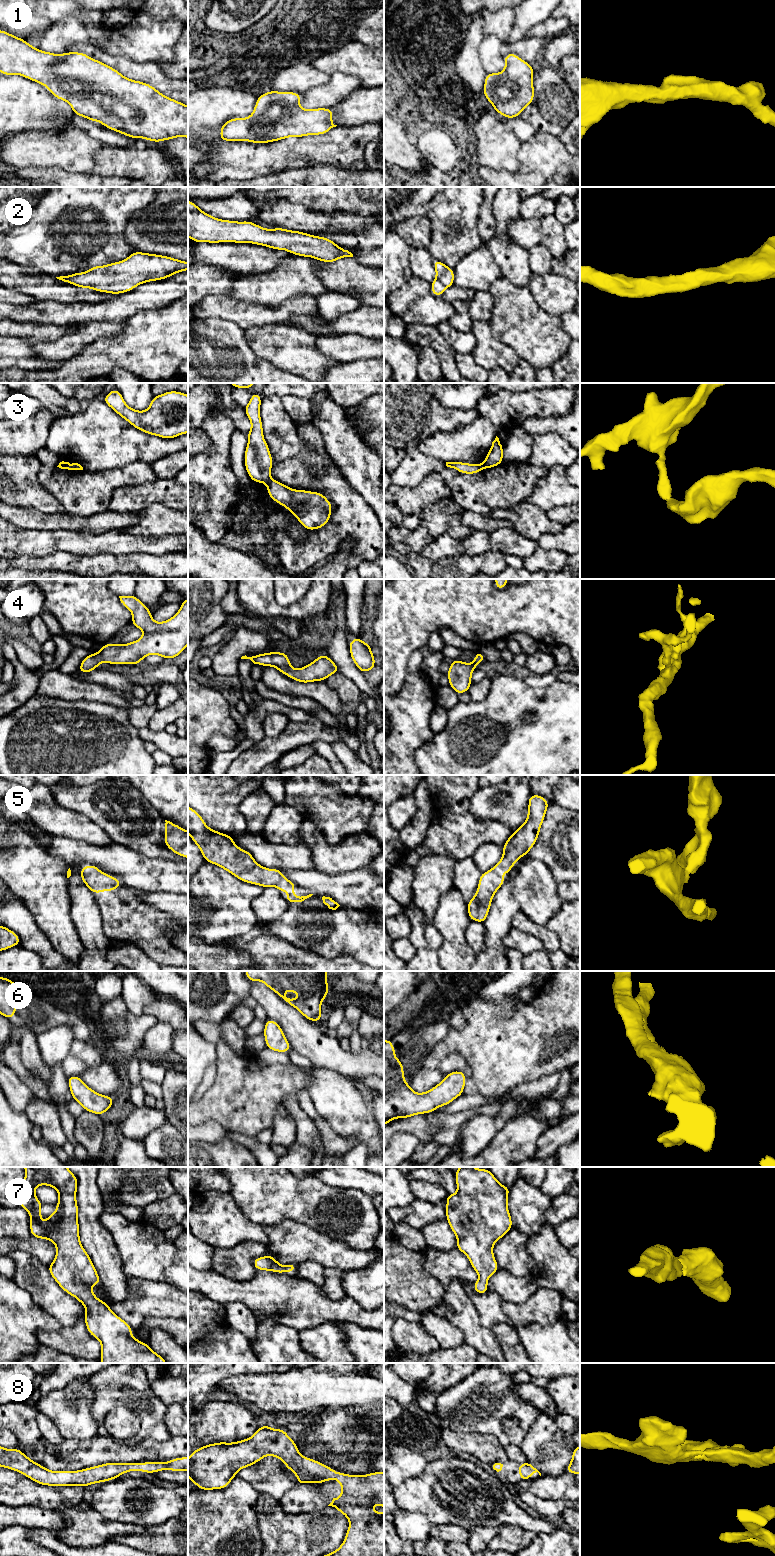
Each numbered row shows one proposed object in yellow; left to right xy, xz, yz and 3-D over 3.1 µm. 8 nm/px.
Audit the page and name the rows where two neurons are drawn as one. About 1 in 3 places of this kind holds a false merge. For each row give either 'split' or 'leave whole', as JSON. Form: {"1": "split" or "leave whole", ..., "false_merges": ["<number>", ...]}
{"1": "leave whole", "2": "leave whole", "3": "split", "4": "leave whole", "5": "leave whole", "6": "leave whole", "7": "leave whole", "8": "leave whole", "false_merges": ["3"]}

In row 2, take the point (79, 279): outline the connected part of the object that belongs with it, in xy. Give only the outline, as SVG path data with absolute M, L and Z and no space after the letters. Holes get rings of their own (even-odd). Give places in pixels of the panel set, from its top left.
M135 251L120 262L94 266L86 273L79 271L56 278L76 287L116 295L131 291L140 284L163 280L187 270L188 262L183 260Z

